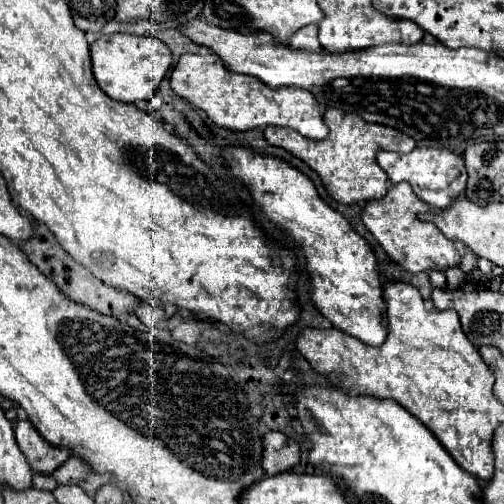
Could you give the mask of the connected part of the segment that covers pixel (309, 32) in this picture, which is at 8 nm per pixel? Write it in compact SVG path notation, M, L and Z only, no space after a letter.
M309 24L309 26L303 26L301 30L297 30L291 36L289 44L297 50L315 50L315 52L323 50L319 40L317 40L317 24Z

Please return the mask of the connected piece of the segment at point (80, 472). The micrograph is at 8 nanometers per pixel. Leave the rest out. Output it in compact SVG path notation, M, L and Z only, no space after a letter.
M71 456L51 476L57 480L57 484L75 484L83 488L87 494L95 494L95 490L99 490L103 484L111 480L109 474L95 474L93 470L89 470L89 466L83 460L75 456Z

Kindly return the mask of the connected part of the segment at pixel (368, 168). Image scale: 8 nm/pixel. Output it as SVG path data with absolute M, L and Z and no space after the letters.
M331 106L325 110L323 120L325 120L325 126L329 128L327 138L323 140L311 140L291 128L281 128L281 126L267 126L263 134L271 146L279 146L287 150L289 154L301 158L309 168L313 168L319 174L323 188L333 200L341 204L355 204L355 202L365 202L371 198L385 196L389 190L389 182L387 174L377 163L377 152L381 150L411 152L415 146L415 140L409 136L403 138L403 134L395 128L365 122L357 114L331 108Z

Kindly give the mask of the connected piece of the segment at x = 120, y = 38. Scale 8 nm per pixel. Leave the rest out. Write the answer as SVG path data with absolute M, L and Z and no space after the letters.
M109 34L95 40L91 46L91 66L99 88L113 100L133 104L137 100L149 100L157 90L159 82L165 78L171 66L169 48L153 36L133 36L133 34Z

